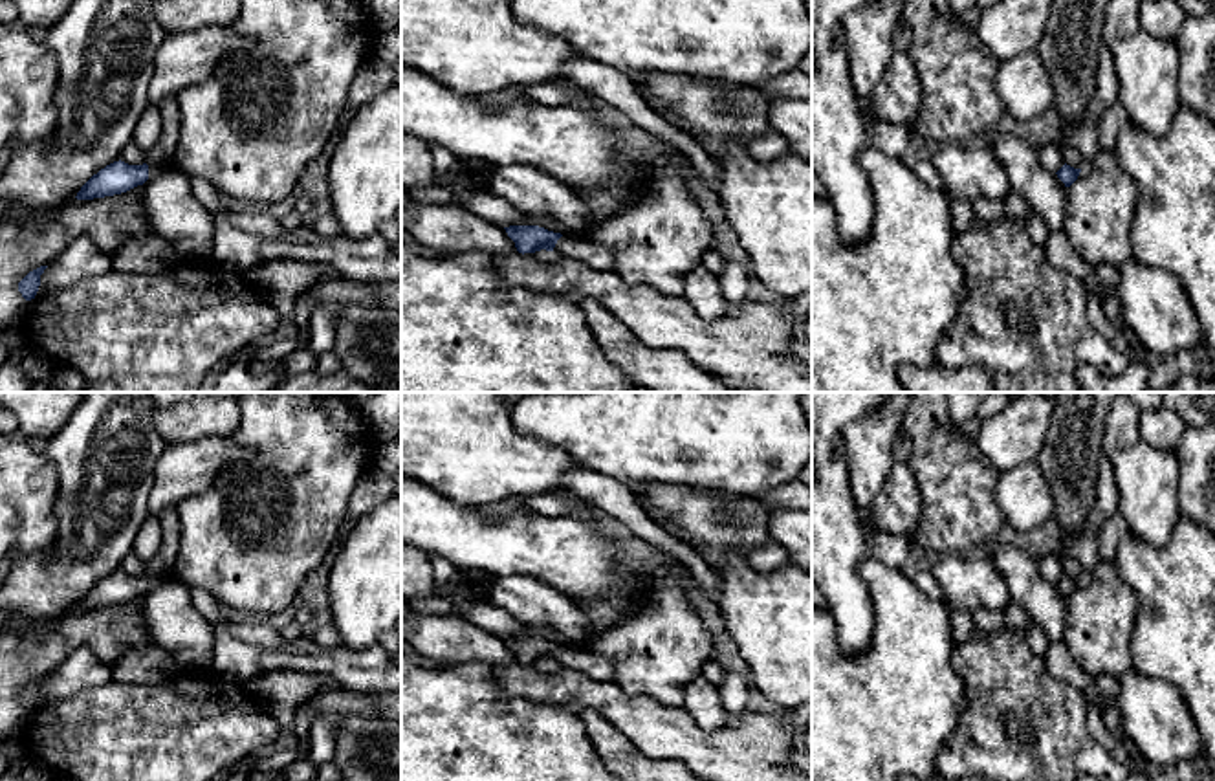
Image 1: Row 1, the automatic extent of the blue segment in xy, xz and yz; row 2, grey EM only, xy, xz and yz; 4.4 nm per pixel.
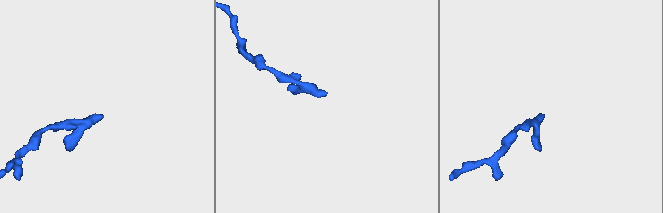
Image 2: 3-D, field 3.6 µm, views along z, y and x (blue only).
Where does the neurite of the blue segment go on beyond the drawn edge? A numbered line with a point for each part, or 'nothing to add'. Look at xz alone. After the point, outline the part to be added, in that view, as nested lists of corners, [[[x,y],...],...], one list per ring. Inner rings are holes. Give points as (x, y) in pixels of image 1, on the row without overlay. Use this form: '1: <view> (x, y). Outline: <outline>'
1: xz (598, 668). Outline: [[[563,645],[557,651],[553,664],[577,669],[597,682],[614,682],[616,678],[614,664],[607,656],[590,651],[577,651]]]

